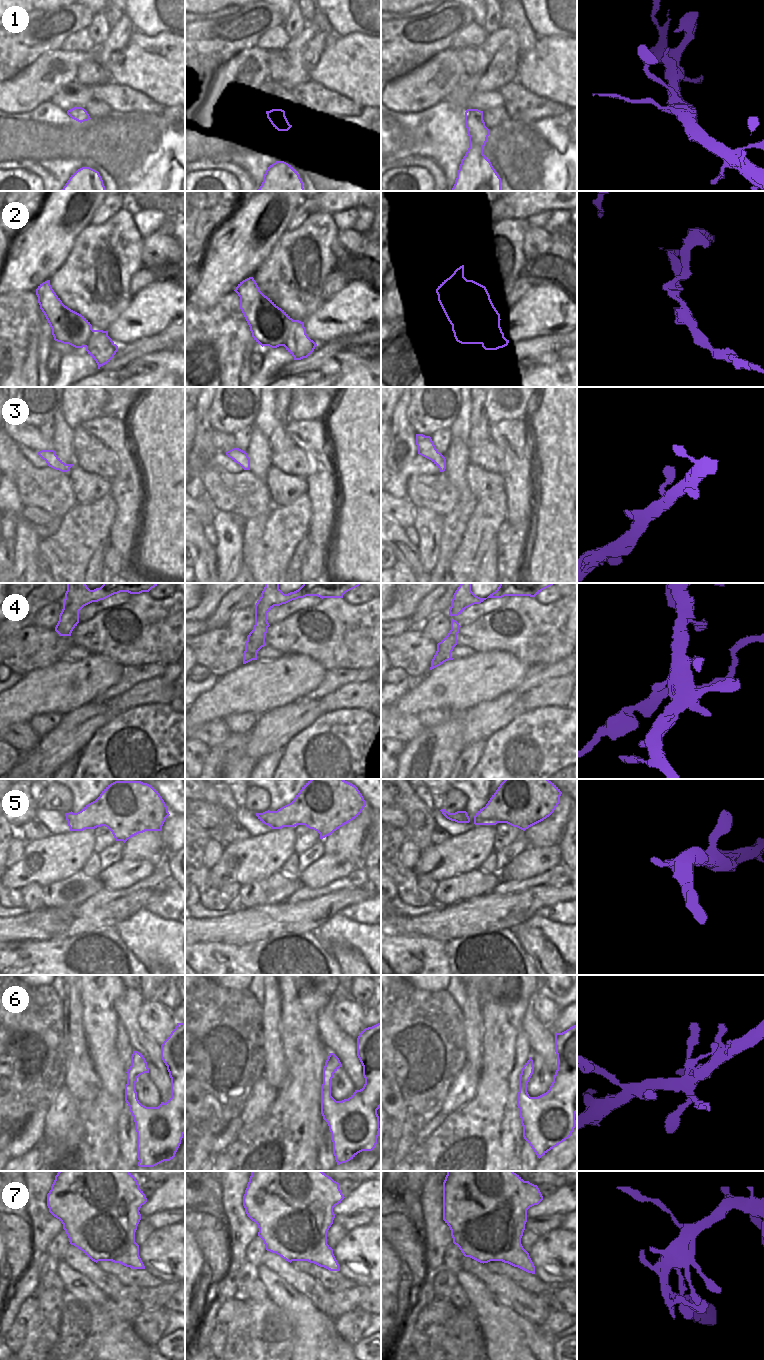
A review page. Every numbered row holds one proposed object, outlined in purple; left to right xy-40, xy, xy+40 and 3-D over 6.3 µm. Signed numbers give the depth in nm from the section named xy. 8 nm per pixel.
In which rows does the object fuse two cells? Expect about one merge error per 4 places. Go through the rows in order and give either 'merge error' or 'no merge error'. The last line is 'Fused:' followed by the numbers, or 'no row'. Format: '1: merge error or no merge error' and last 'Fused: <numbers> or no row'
1: no merge error
2: merge error
3: no merge error
4: merge error
5: no merge error
6: no merge error
7: no merge error
Fused: 2, 4

